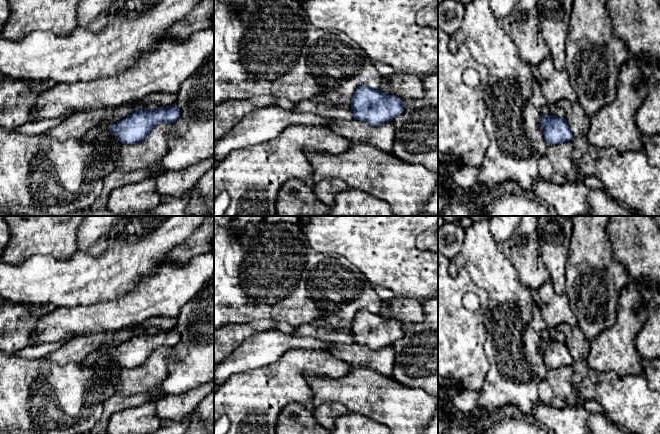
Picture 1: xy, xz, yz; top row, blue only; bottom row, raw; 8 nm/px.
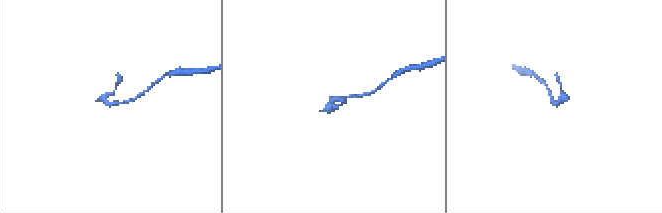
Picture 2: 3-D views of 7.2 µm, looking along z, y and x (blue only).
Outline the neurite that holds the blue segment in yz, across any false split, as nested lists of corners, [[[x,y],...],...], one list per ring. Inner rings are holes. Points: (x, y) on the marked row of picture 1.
[[[543,114],[540,121],[544,139],[549,146],[572,141],[572,132],[565,118]]]

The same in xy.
[[[174,103],[156,110],[137,109],[127,118],[110,127],[122,144],[136,144],[142,141],[159,123],[174,123],[180,117],[180,109]]]

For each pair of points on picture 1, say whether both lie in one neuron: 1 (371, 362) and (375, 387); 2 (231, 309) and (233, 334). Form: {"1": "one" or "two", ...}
{"1": "two", "2": "two"}

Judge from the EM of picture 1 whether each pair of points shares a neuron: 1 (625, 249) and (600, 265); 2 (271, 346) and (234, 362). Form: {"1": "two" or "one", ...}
{"1": "two", "2": "one"}

